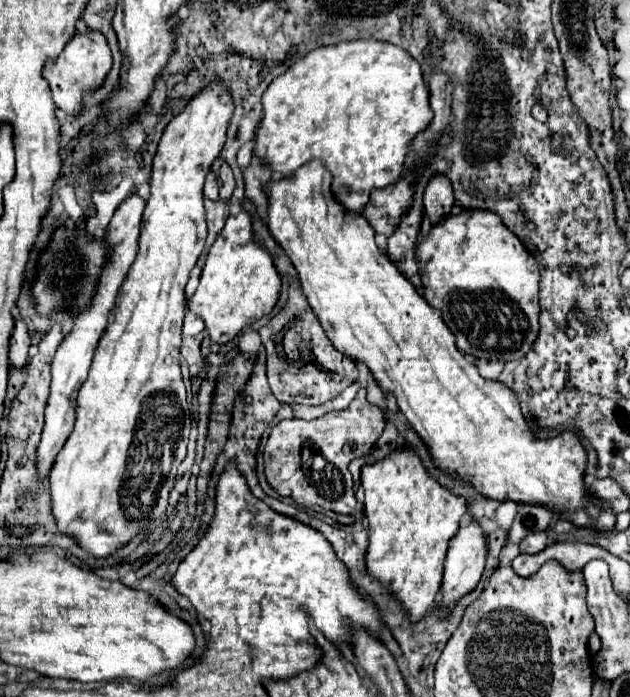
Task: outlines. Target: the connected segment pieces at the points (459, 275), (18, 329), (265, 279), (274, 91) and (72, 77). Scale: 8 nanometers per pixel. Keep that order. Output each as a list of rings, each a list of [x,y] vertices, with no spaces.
[[[435,174],[423,194],[425,212],[435,224],[425,238],[417,244],[415,260],[425,286],[425,300],[441,310],[447,328],[455,334],[455,344],[461,352],[469,352],[477,358],[487,360],[517,360],[529,352],[537,332],[539,332],[539,266],[533,256],[525,250],[521,240],[497,218],[495,212],[479,210],[479,220],[473,220],[475,210],[461,210],[459,214],[449,214],[453,206],[453,188],[445,174]]]
[[[15,316],[15,328],[13,328],[13,334],[9,338],[9,360],[13,366],[23,366],[27,360],[29,360],[29,334],[27,334],[27,326],[25,322]]]
[[[245,210],[227,218],[219,238],[207,254],[199,288],[189,298],[189,310],[205,322],[205,332],[217,344],[227,344],[245,326],[269,314],[279,298],[281,278],[269,252],[253,242],[252,224],[252,216]]]
[[[379,40],[339,42],[337,46],[317,48],[307,56],[295,60],[285,74],[275,78],[263,94],[263,118],[257,130],[253,156],[263,162],[267,170],[289,178],[297,168],[311,160],[321,160],[331,172],[333,198],[345,210],[361,210],[369,202],[369,194],[385,188],[401,178],[401,158],[405,146],[417,130],[425,130],[433,112],[429,110],[429,92],[423,82],[421,68],[409,52]]]
[[[85,30],[85,32],[75,32],[73,38],[67,42],[63,52],[55,60],[47,60],[43,78],[51,86],[53,102],[57,108],[61,108],[67,114],[77,114],[81,110],[81,96],[87,90],[93,90],[101,86],[103,78],[111,70],[111,50],[107,46],[105,36],[99,30]]]

